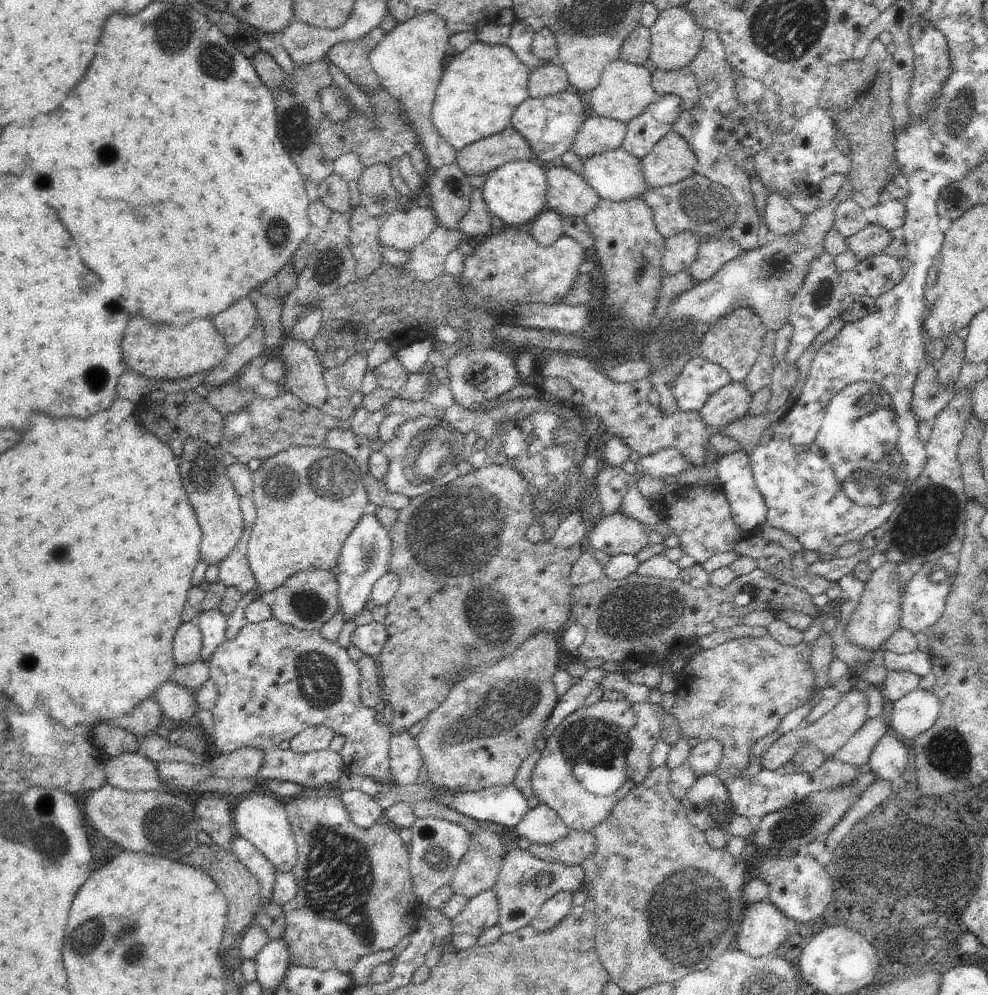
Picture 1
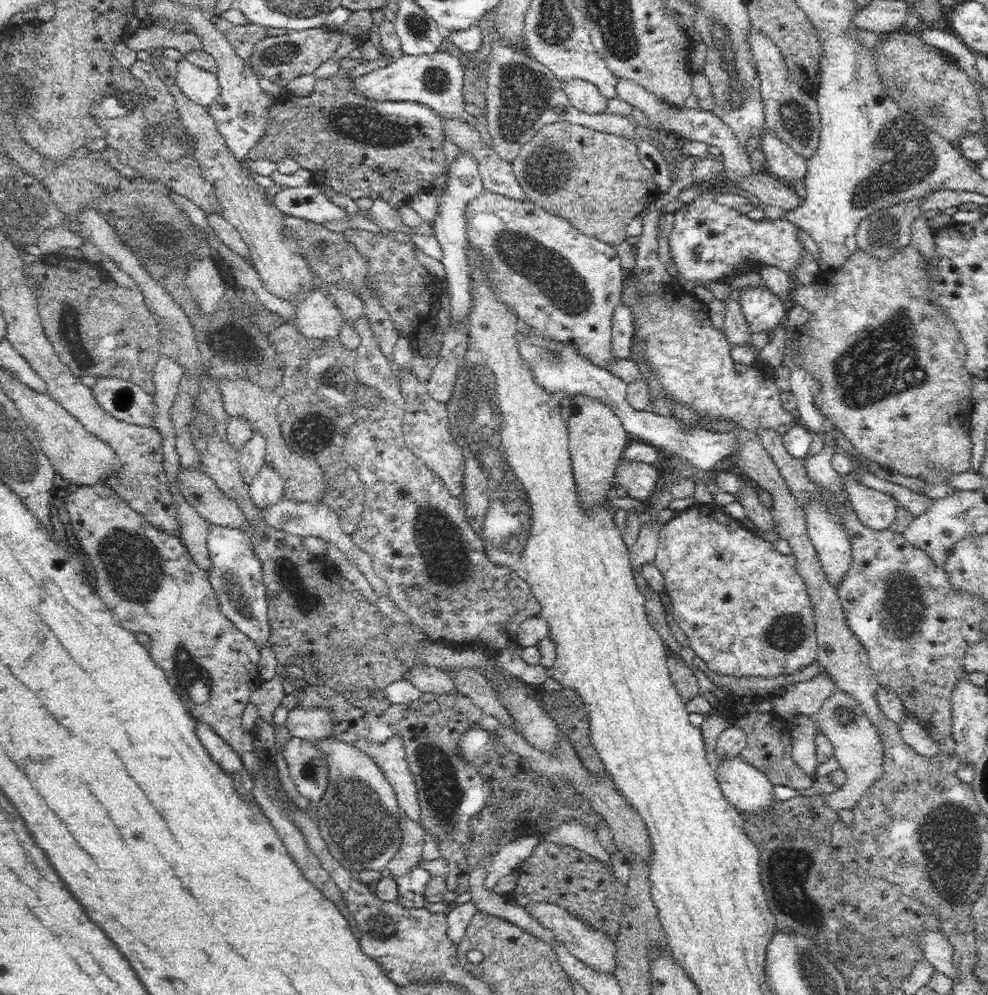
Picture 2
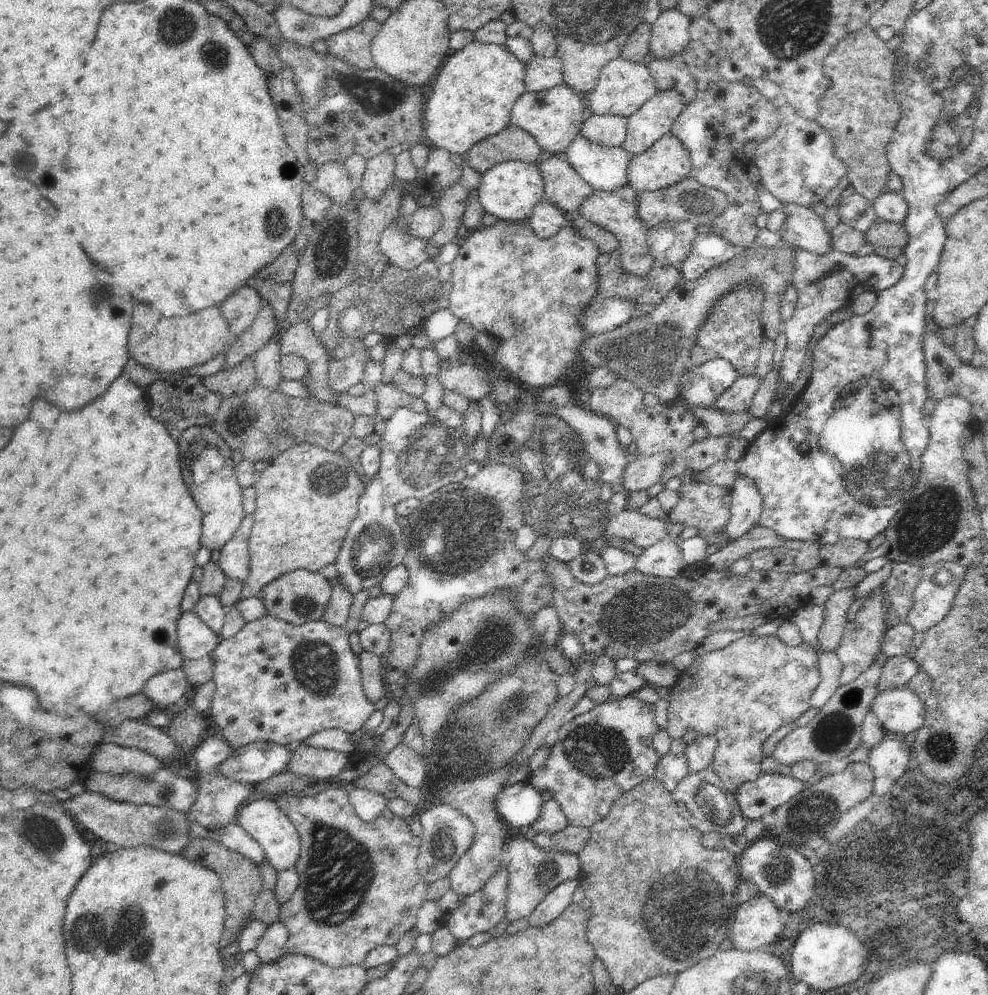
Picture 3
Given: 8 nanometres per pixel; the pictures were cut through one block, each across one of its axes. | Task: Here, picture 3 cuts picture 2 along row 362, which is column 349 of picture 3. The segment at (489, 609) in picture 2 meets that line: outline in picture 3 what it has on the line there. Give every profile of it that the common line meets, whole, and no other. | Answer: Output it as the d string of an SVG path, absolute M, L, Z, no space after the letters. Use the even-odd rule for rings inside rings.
M359 348L343 359L331 359L327 369L327 384L334 394L347 393L348 388L361 382L364 367L370 359L369 349Z

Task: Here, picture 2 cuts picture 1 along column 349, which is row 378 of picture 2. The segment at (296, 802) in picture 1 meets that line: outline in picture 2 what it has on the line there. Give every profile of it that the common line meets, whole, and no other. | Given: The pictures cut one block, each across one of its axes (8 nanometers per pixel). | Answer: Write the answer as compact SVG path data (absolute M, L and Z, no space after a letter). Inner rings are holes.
M912 245L905 246L892 254L890 258L874 258L871 254L856 248L856 252L842 264L840 270L832 271L823 284L814 282L796 288L790 287L789 306L800 306L807 310L809 316L806 322L796 329L789 339L791 347L799 354L801 367L807 370L818 382L819 393L814 397L816 408L828 419L835 428L850 440L855 451L869 461L894 469L906 476L918 477L924 482L947 482L947 476L952 473L963 473L972 469L972 441L969 433L968 419L972 400L972 373L966 368L967 350L959 337L950 317L938 307L931 298L928 272L921 264L922 254Z

